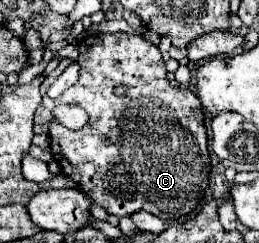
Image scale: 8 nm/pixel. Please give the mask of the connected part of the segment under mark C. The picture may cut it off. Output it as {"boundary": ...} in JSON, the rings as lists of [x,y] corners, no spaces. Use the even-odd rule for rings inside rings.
{"boundary":[[[96,34],[84,38],[78,48],[80,56],[76,58],[76,62],[82,66],[78,82],[70,86],[60,98],[48,98],[46,90],[56,82],[64,68],[72,64],[72,60],[62,58],[58,68],[42,82],[42,104],[36,112],[36,122],[46,122],[48,126],[52,156],[60,164],[62,174],[72,178],[82,190],[90,192],[88,196],[96,204],[106,208],[108,214],[130,216],[138,210],[146,210],[168,224],[180,224],[182,220],[198,214],[200,200],[204,198],[204,192],[210,184],[210,154],[206,144],[208,136],[198,96],[190,90],[178,90],[170,86],[160,50],[146,42],[146,38],[140,34]],[[118,86],[124,86],[126,92],[116,94],[114,90]],[[60,102],[82,106],[90,116],[88,124],[80,130],[70,130],[62,126],[52,114],[54,106]]]}

